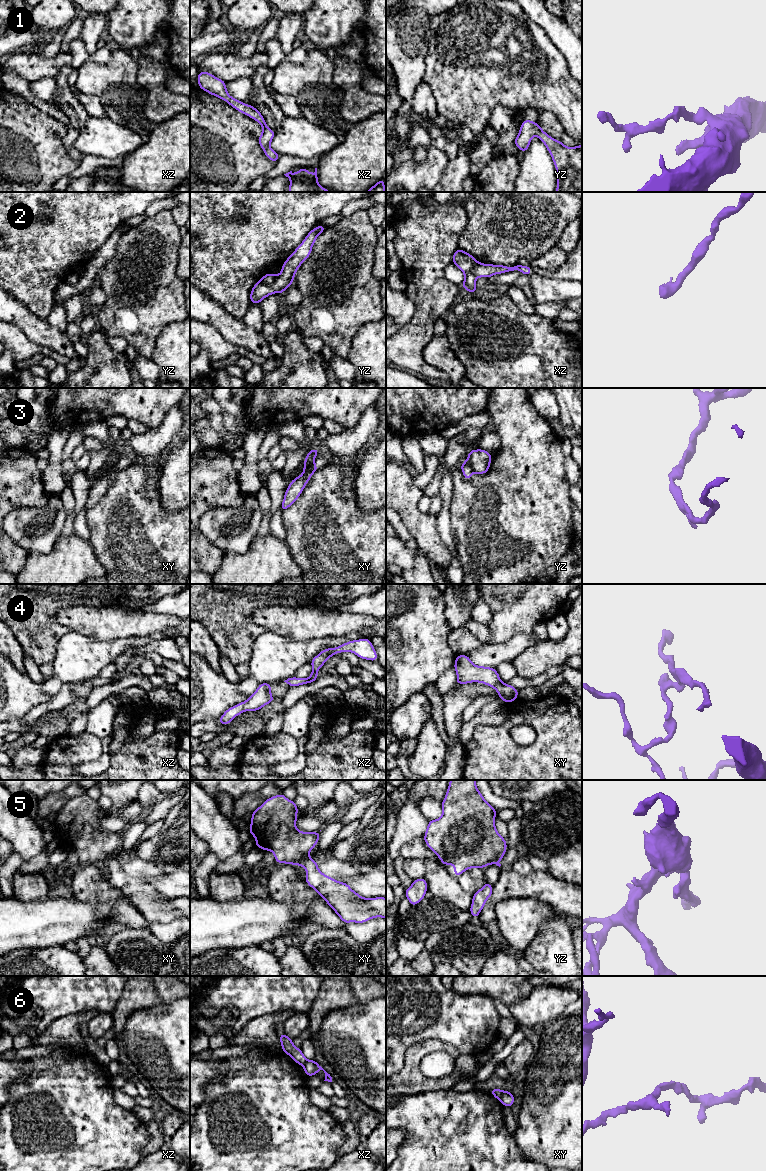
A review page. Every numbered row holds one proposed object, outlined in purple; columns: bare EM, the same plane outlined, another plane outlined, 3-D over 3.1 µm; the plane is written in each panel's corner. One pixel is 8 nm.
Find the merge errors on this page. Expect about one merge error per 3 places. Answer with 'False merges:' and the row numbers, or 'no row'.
False merges: 2, 3, 5, 6

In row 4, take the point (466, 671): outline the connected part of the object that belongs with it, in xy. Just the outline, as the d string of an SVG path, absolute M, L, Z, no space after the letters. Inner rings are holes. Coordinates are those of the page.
M456 655L454 669L457 674L456 684L480 682L494 688L505 703L518 699L518 689L503 683L495 668L477 666L471 662L468 655Z

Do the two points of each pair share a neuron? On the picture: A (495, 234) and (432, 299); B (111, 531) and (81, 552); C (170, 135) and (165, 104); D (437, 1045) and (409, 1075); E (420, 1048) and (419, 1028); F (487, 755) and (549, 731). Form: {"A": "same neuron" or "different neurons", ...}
{"A": "different neurons", "B": "different neurons", "C": "different neurons", "D": "same neuron", "E": "different neurons", "F": "same neuron"}

